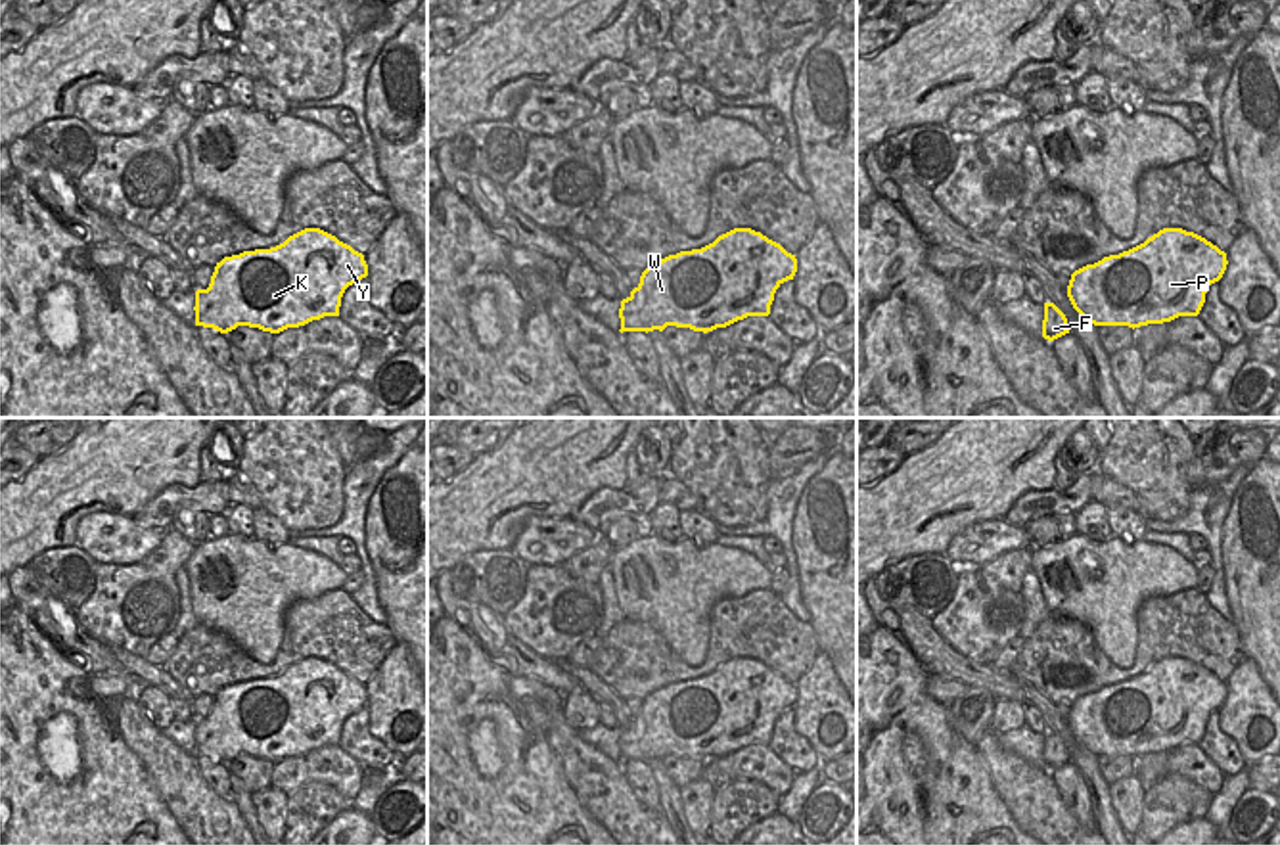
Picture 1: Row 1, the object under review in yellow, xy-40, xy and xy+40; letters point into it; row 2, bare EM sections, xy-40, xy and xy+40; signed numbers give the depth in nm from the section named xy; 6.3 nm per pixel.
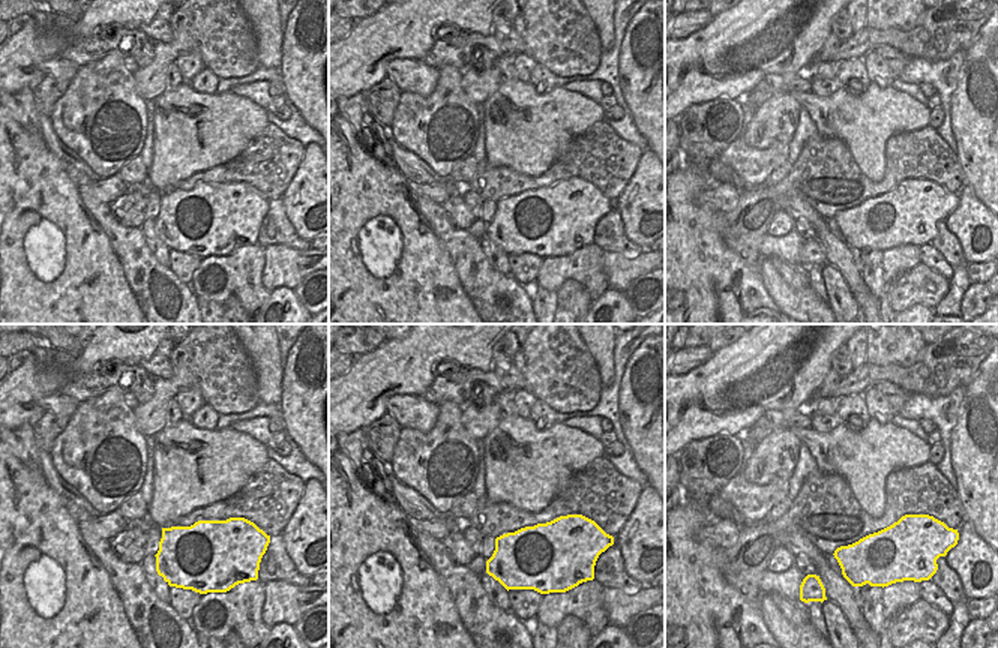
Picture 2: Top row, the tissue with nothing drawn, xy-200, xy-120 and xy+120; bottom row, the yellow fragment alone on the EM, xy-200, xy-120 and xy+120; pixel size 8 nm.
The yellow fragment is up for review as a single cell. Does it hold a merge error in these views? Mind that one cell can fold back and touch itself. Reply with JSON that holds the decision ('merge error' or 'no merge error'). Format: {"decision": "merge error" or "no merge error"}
{"decision": "no merge error"}

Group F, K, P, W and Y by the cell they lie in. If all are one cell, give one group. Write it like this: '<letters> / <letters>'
F K P W Y

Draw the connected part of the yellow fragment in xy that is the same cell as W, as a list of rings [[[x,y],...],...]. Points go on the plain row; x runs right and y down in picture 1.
[[[734,657],[713,673],[669,684],[650,694],[640,713],[621,730],[623,761],[663,761],[667,755],[713,761],[747,745],[768,745],[776,719],[793,709],[795,684],[751,657]]]

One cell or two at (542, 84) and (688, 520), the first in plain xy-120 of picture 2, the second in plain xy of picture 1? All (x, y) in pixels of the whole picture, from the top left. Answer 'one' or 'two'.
one

